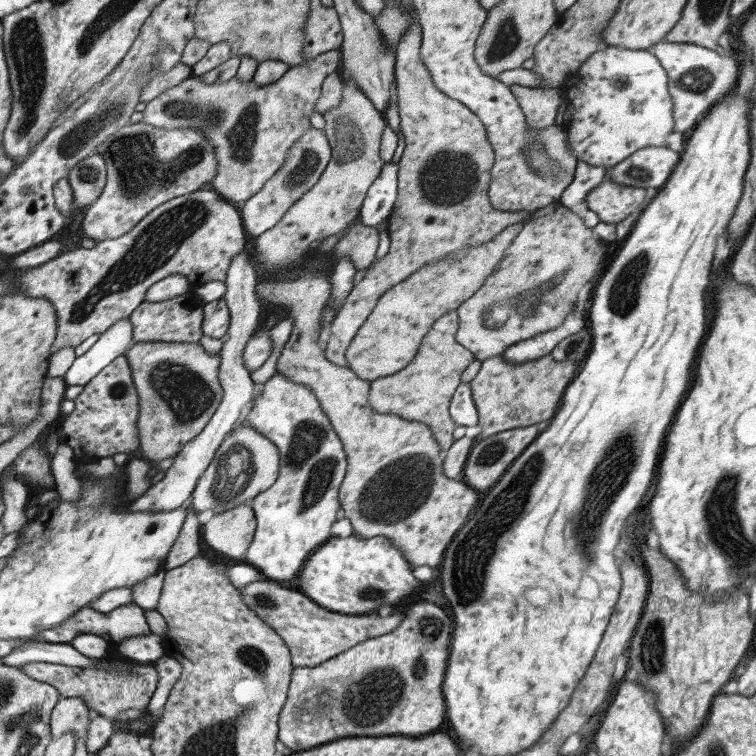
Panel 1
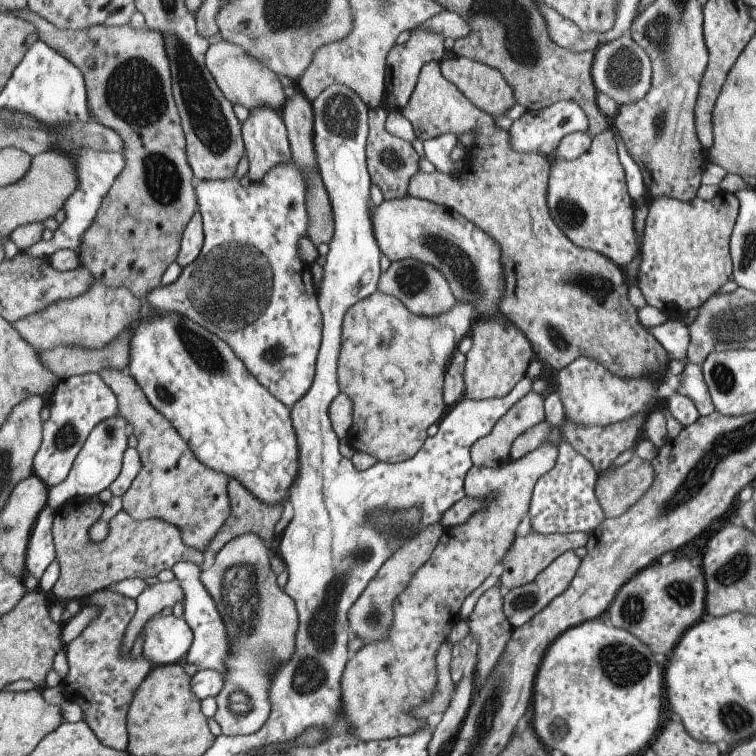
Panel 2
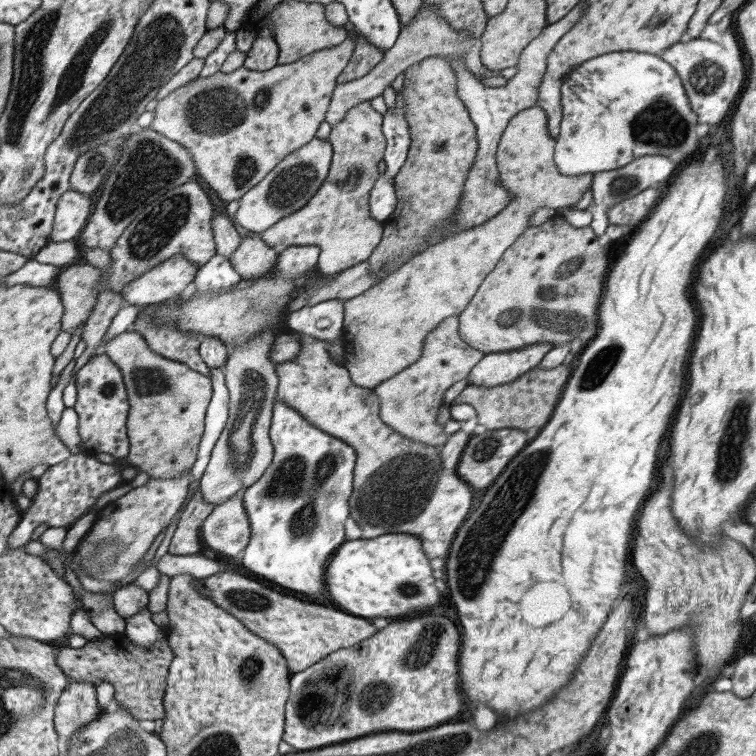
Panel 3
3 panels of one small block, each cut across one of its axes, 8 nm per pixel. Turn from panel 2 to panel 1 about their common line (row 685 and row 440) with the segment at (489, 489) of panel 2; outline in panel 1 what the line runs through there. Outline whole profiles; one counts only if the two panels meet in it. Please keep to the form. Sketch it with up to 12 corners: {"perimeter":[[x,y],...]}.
{"perimeter":[[329,272],[257,282],[295,316],[277,370],[313,388],[347,468],[353,534],[445,558],[477,490],[427,424],[383,416],[319,352]]}

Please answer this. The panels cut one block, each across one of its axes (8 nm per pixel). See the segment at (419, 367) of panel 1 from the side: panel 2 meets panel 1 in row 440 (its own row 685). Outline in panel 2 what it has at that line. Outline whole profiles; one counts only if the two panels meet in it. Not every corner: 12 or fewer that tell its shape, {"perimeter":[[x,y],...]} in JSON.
{"perimeter":[[443,642],[435,656],[437,690],[429,702],[411,712],[425,720],[445,712],[453,698],[451,642]]}

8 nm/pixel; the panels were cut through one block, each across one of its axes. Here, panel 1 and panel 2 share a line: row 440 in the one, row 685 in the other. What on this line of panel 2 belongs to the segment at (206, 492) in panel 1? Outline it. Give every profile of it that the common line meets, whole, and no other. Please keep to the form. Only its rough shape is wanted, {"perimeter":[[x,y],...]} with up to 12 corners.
{"perimeter":[[227,542],[199,572],[231,644],[221,736],[267,722],[297,606],[267,542]]}

